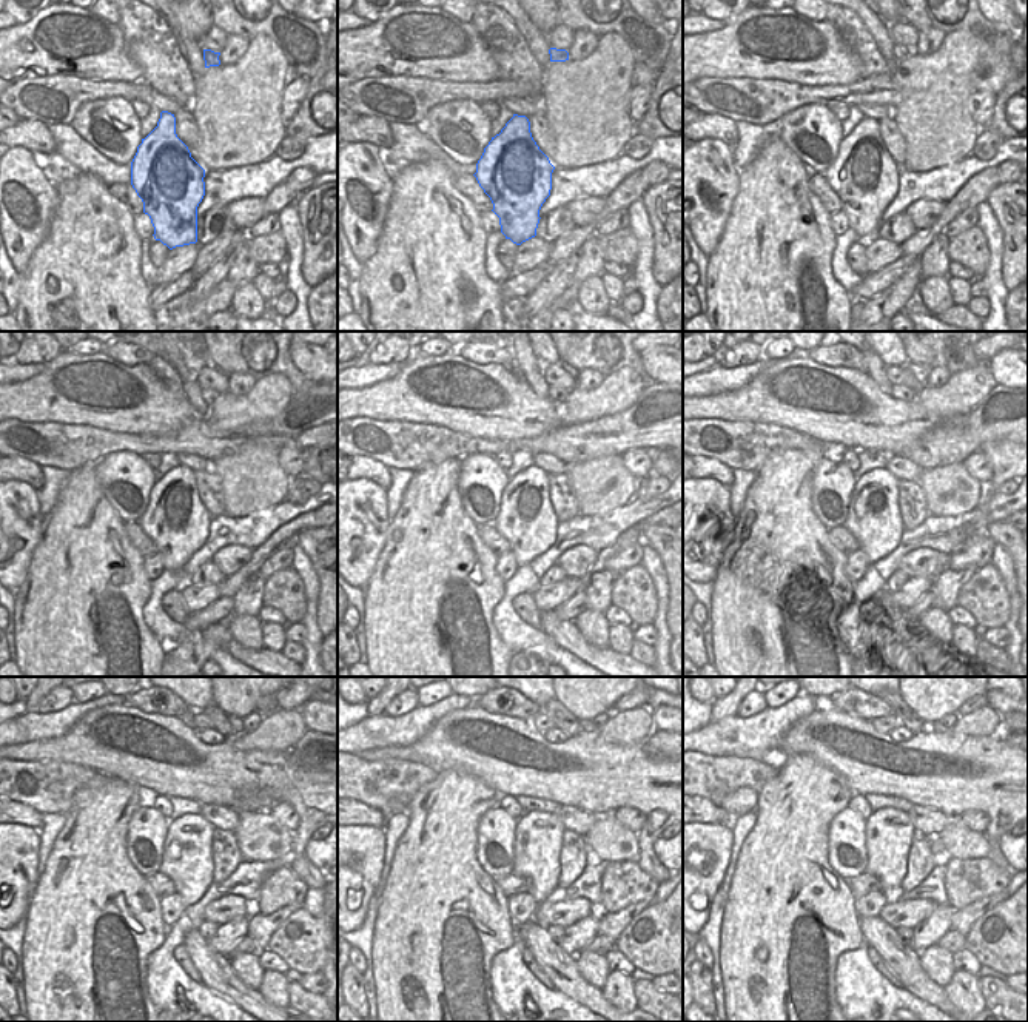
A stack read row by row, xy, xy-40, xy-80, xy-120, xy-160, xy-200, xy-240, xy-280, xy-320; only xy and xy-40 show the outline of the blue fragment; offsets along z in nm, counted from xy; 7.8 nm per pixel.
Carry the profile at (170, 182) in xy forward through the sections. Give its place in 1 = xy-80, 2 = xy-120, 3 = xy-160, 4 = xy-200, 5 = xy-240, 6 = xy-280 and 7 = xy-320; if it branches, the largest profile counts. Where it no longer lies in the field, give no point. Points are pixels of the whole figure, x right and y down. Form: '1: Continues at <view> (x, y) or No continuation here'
1: Continues at xy-80 (863, 174)
2: Continues at xy-120 (176, 521)
3: Continues at xy-160 (526, 518)
4: Continues at xy-200 (874, 518)
5: Continues at xy-240 (187, 860)
6: Continues at xy-280 (538, 836)
7: Continues at xy-320 (888, 833).

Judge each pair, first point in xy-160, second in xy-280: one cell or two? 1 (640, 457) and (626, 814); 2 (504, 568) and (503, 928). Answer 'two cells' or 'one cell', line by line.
1: one cell
2: two cells

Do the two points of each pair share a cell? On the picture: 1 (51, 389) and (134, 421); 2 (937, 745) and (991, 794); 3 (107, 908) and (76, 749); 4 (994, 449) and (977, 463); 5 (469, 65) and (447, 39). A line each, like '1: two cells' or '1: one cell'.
1: one cell
2: one cell
3: two cells
4: two cells
5: one cell

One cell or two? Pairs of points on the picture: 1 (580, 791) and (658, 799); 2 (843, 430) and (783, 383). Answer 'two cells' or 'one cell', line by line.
1: one cell
2: one cell

